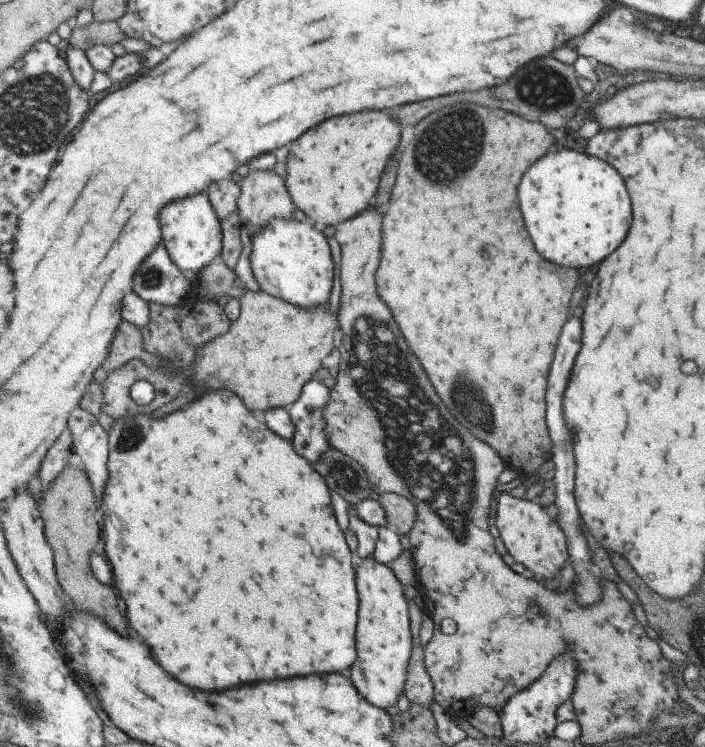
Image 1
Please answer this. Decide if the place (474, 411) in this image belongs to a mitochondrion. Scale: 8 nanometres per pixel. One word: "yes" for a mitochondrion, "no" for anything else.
yes

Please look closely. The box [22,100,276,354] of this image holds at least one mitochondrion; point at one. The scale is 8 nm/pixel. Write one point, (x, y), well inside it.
(151, 278)

